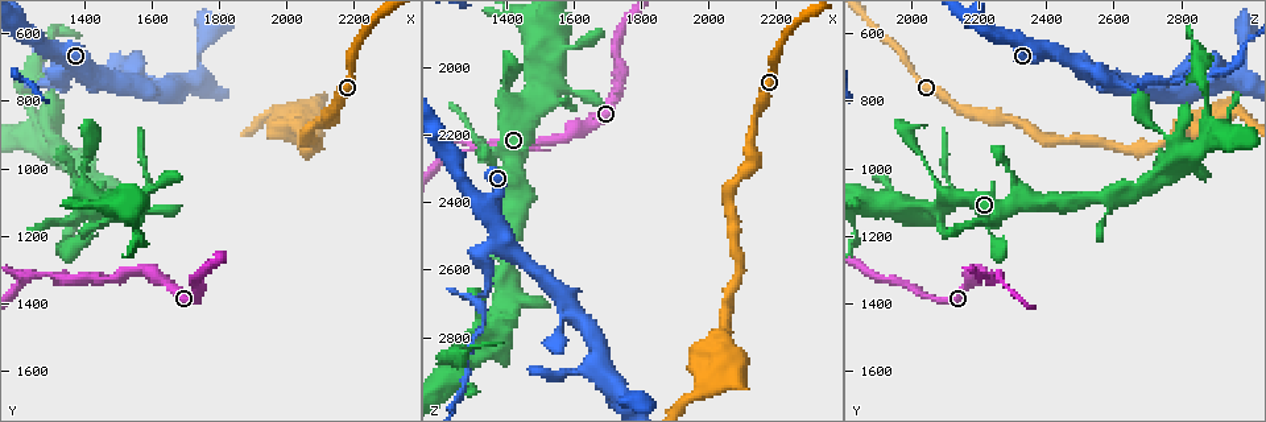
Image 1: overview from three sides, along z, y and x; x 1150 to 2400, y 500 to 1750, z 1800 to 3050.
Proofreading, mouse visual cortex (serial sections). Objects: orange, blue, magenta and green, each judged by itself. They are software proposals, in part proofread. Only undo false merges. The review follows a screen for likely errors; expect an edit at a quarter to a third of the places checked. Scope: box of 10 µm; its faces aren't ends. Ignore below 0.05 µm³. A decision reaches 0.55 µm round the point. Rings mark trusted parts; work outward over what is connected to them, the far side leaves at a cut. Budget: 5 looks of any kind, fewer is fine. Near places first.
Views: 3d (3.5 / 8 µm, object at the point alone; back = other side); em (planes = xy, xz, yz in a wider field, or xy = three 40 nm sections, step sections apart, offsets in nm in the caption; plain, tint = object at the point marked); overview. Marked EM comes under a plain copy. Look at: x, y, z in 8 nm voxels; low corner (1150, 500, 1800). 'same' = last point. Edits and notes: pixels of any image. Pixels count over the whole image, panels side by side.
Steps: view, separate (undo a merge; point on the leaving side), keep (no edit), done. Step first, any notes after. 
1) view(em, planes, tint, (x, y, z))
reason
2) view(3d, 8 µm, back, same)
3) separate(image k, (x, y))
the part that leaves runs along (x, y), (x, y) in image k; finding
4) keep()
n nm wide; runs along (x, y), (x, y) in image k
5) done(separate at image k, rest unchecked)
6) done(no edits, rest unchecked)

view(3d, 3.5 µm, (1310, 1310, 2230))
two arms in line, one across

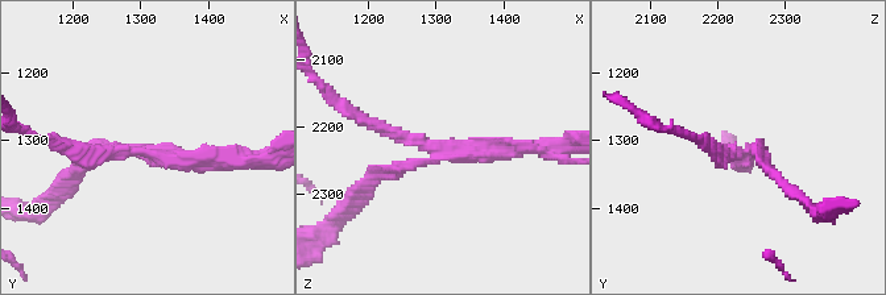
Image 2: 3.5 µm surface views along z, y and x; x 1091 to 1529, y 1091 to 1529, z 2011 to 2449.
view(em, xy, step 2, tint, (1310, 1320, 2240))

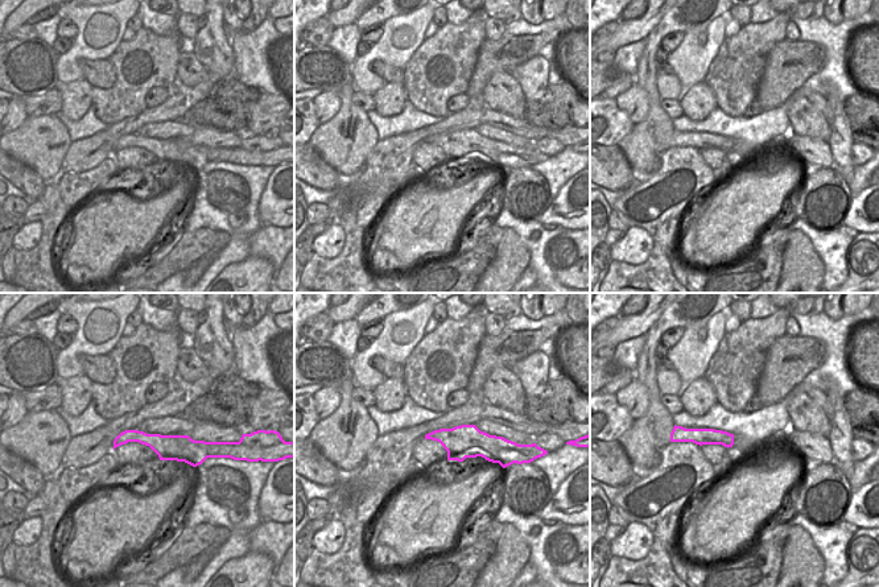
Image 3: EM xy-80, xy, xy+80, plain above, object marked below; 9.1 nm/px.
separate(image 2, (389, 132))
a second cell is stuck on

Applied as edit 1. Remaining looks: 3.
view(overview)
see it whole again

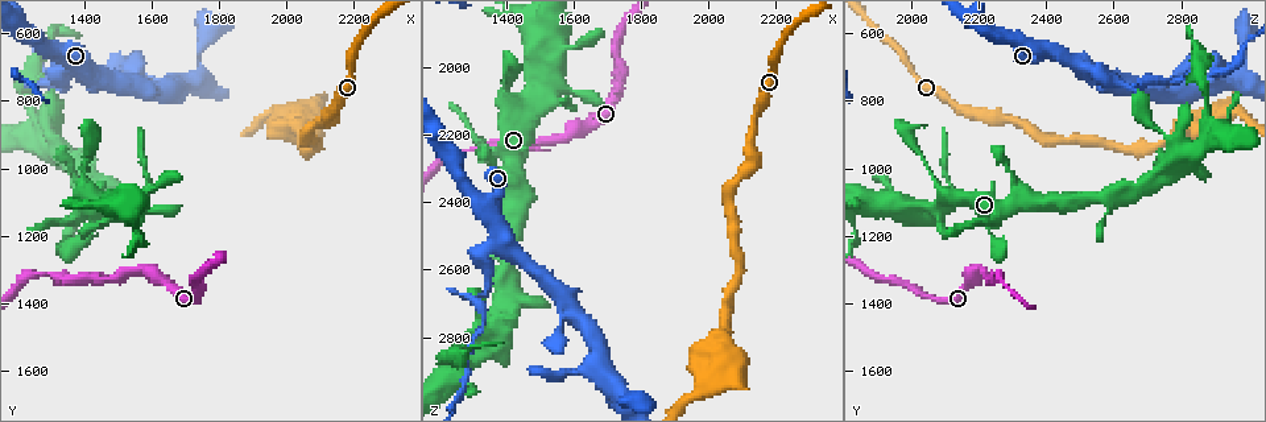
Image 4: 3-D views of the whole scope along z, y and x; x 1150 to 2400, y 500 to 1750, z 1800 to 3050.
view(3d, 3.5 µm, (2040, 880, 2840))
abrupt turn

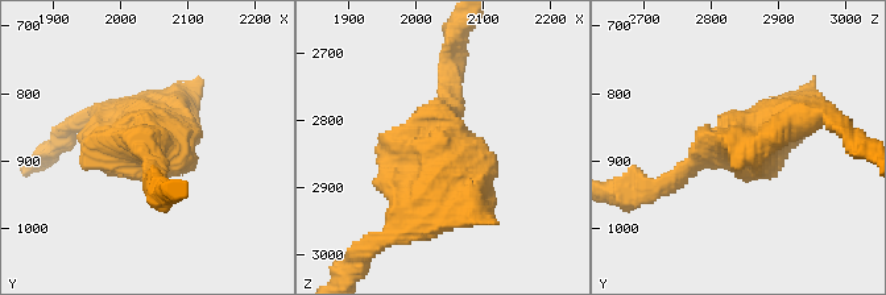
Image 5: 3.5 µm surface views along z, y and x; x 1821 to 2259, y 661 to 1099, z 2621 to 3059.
view(em, xy, step 2, tint, (2040, 875, 2850))

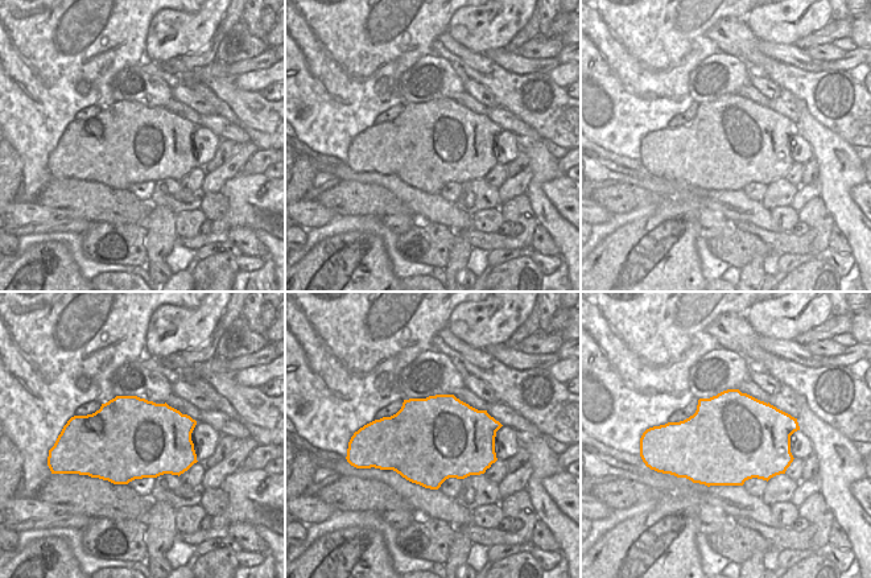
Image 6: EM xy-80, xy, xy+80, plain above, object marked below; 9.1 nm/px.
keep()
runs along (447, 98), (443, 175), (390, 236) in image 5; continuous, no second cell

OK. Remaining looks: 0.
done(separate at image 2, rest unchecked)

